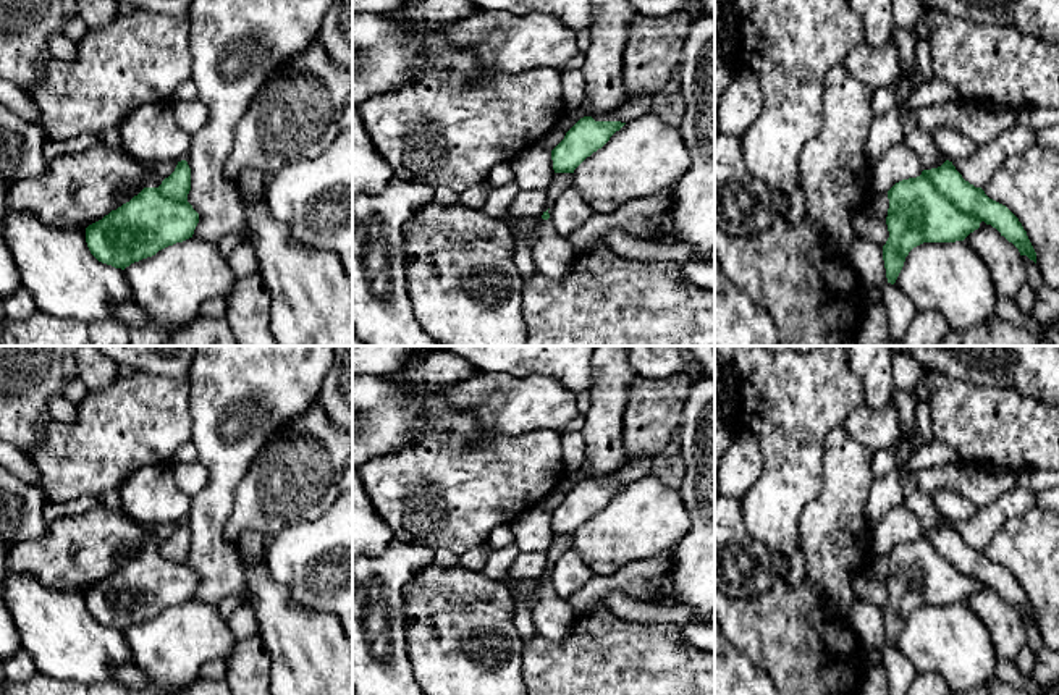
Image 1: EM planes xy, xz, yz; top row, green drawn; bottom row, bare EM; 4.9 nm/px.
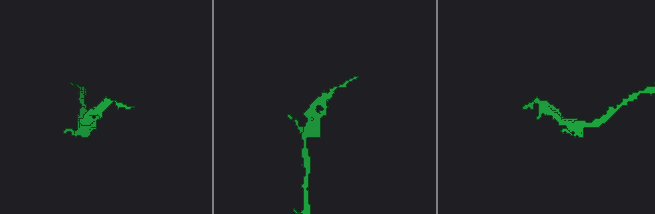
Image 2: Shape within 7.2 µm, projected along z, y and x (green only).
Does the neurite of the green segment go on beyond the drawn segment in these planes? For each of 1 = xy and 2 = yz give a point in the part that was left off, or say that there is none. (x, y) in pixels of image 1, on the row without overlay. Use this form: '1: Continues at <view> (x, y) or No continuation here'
1: No continuation here
2: No continuation here

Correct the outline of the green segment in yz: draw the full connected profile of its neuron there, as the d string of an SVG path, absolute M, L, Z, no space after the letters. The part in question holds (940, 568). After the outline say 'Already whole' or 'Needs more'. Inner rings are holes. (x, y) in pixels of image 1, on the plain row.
M952 524L923 532L920 538L896 545L888 553L889 571L886 587L889 600L883 608L883 622L888 645L894 647L909 614L923 604L956 604L964 603L985 583L996 590L1001 598L1012 604L1020 617L1027 617L1036 626L1036 614L1019 580L1002 566L989 561L981 550L975 550L962 540Z. Already whole

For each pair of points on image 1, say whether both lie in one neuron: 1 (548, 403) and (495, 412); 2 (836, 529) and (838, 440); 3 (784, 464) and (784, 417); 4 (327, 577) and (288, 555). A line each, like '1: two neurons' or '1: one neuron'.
1: one neuron
2: one neuron
3: one neuron
4: one neuron

